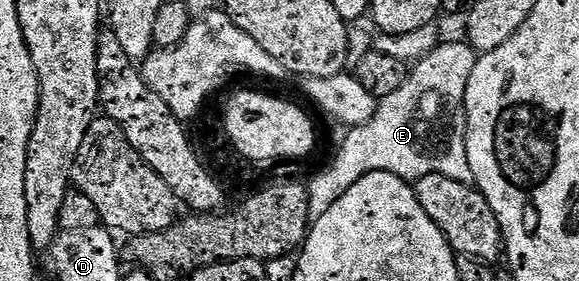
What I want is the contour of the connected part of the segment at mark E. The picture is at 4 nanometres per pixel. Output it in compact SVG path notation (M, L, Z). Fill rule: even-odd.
M469 42L442 43L412 67L404 85L380 100L378 112L369 123L345 132L346 140L338 156L314 180L309 180L311 216L324 214L340 197L344 197L344 193L348 193L348 189L352 189L352 185L356 185L356 181L360 181L360 177L373 171L387 171L407 181L443 175L473 184L474 174L466 144L466 90L478 57L479 52ZM426 95L434 99L430 112L424 99Z

